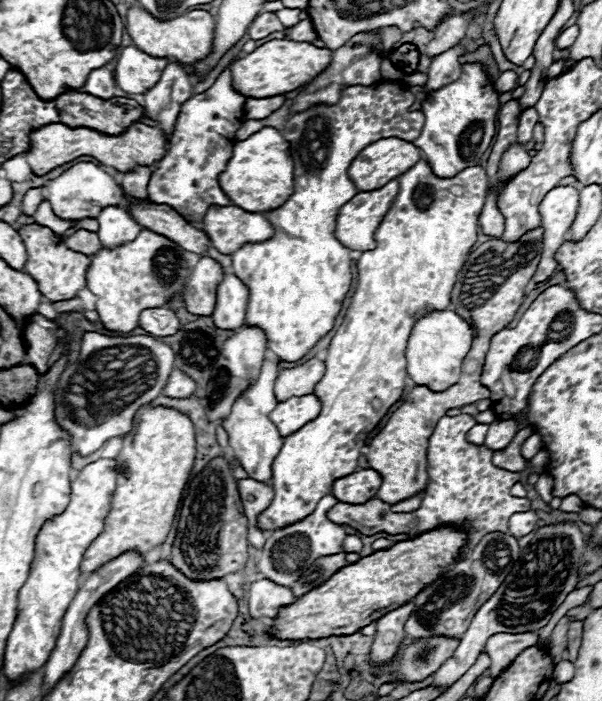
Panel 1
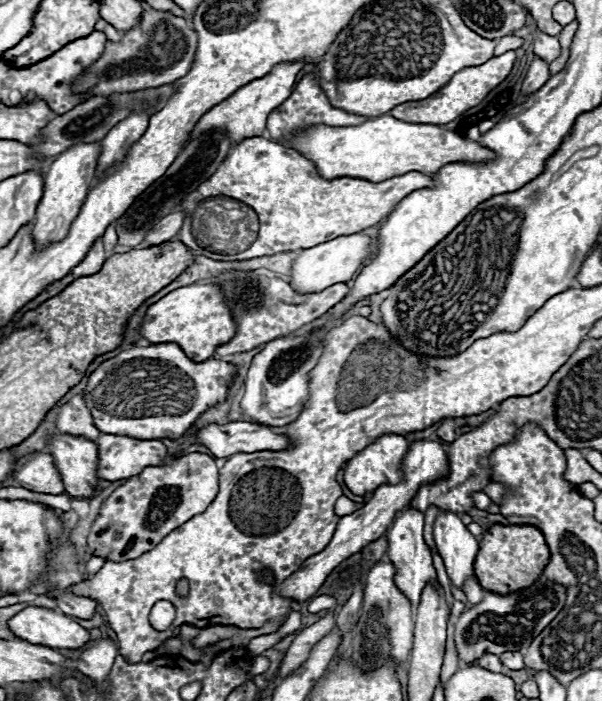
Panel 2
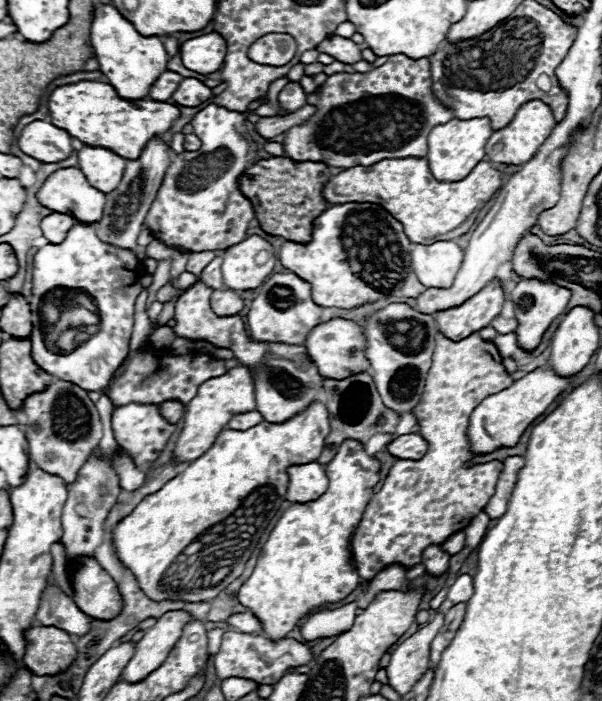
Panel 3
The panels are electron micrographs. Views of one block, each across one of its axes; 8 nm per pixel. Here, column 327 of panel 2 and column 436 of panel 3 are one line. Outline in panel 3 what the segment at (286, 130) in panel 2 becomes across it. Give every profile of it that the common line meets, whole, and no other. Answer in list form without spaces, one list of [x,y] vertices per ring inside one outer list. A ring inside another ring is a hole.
[[[404,54],[390,56],[388,62],[380,68],[374,68],[366,74],[334,74],[322,84],[322,94],[310,94],[308,102],[316,106],[316,114],[304,124],[290,128],[284,136],[286,156],[294,162],[324,162],[336,168],[352,166],[372,166],[384,158],[424,158],[428,152],[428,134],[434,126],[444,124],[454,118],[452,110],[446,108],[432,94],[432,74],[430,62],[426,58],[412,60]]]

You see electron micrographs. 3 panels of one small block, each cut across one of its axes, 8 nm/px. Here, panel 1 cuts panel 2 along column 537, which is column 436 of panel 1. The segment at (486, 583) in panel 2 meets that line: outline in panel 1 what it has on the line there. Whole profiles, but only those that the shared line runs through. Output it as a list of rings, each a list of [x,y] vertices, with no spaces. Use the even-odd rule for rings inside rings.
[[[440,526],[412,540],[396,542],[392,548],[364,556],[358,562],[340,568],[328,582],[324,582],[324,586],[310,590],[304,598],[298,598],[294,604],[282,608],[274,620],[272,632],[284,640],[352,634],[358,628],[382,618],[386,612],[414,600],[426,586],[438,580],[446,566],[456,562],[466,542],[466,530]]]

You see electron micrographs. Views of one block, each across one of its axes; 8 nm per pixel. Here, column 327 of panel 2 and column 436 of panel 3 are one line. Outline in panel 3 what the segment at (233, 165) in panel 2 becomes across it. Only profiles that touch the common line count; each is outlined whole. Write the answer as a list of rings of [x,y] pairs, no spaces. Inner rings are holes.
[[[386,158],[374,166],[354,166],[332,176],[324,186],[324,198],[330,204],[372,202],[388,210],[402,226],[410,242],[428,244],[464,236],[480,210],[494,198],[502,186],[502,174],[490,162],[480,162],[464,180],[440,182],[432,176],[426,158]]]

